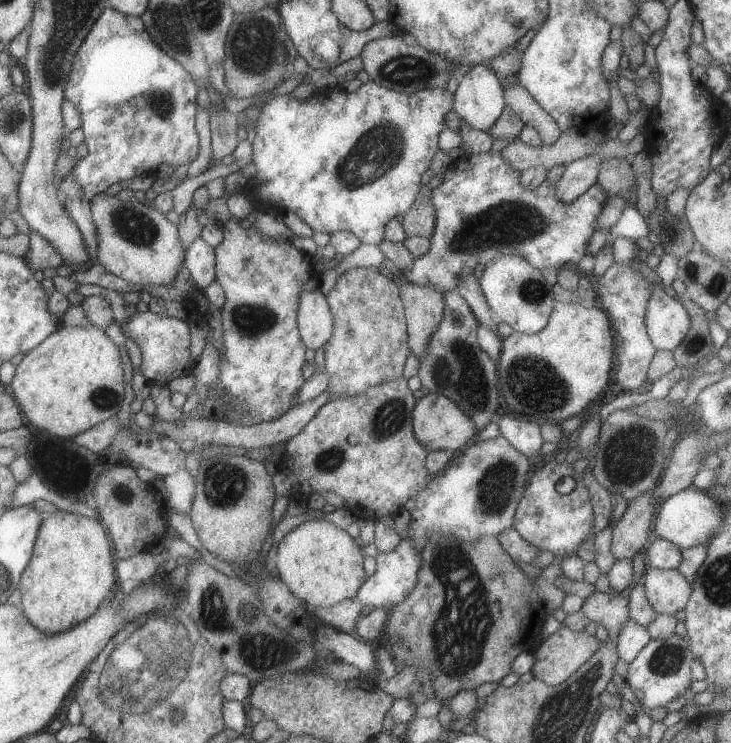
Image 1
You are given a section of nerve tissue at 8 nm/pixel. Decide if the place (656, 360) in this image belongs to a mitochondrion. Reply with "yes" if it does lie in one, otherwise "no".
no

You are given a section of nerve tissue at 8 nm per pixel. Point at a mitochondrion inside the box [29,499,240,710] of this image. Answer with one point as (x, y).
(146, 656)

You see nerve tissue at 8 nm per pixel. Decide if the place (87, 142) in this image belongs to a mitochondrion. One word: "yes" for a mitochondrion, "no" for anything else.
no

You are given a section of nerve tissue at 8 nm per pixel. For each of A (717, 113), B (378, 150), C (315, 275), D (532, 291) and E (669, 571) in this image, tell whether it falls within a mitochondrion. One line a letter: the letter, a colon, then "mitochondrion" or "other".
A: other
B: mitochondrion
C: other
D: mitochondrion
E: other

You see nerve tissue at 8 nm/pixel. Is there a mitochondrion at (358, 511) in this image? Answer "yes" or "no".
no

